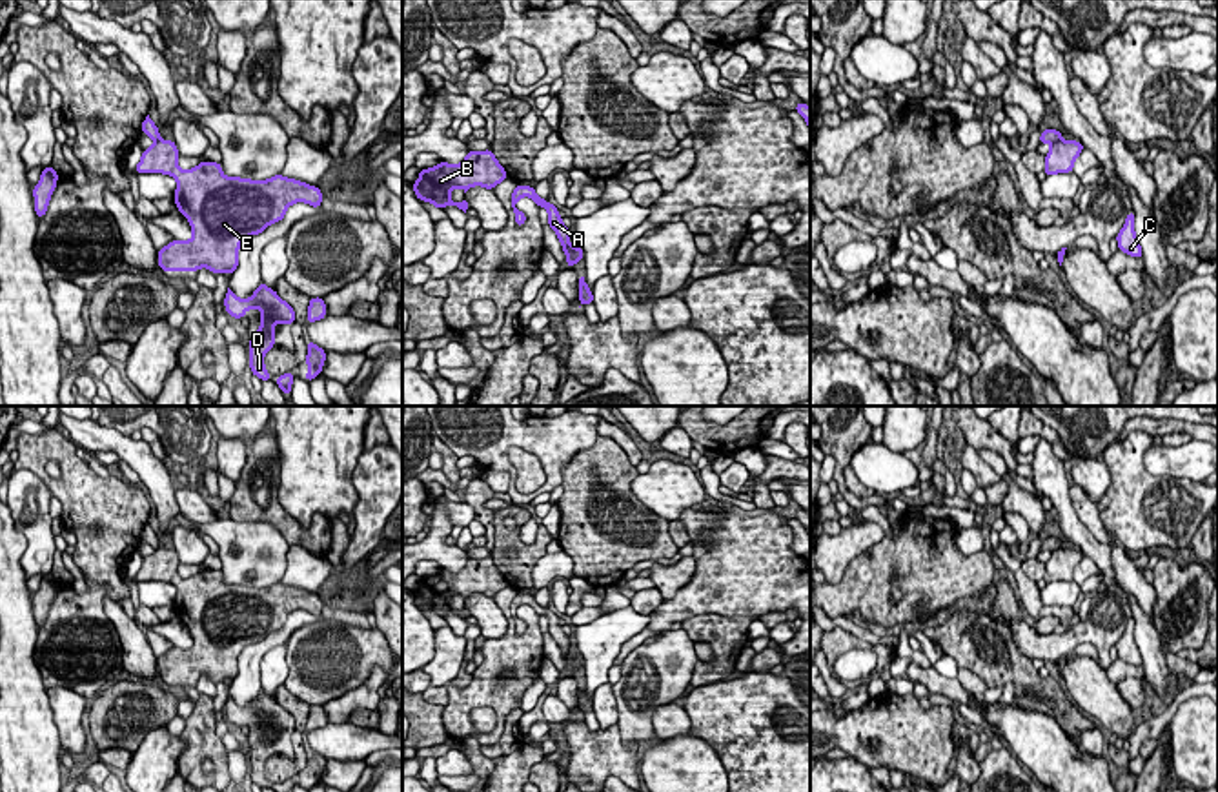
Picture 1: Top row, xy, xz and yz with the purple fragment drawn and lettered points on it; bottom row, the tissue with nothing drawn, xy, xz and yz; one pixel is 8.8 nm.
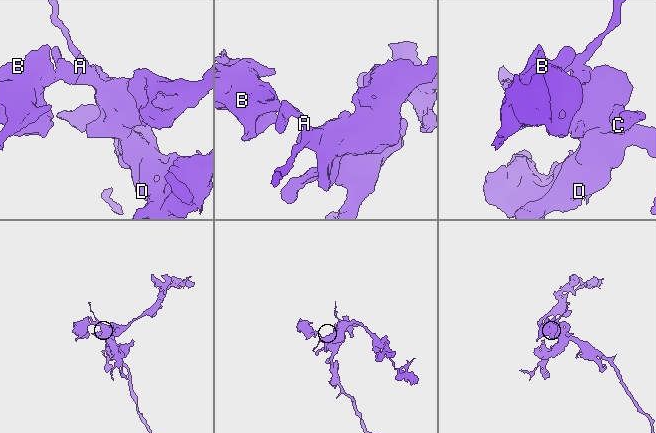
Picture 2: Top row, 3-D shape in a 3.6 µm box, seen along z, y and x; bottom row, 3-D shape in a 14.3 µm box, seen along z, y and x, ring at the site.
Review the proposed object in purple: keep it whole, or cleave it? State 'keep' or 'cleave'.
cleave

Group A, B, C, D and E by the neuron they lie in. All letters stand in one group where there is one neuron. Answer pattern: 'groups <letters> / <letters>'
groups A B / C D E

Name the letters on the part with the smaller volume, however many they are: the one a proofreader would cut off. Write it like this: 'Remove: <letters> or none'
Remove: A, B

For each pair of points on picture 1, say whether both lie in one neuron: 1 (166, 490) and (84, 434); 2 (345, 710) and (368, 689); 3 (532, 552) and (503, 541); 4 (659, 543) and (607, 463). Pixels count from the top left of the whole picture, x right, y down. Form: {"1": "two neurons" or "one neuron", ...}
{"1": "one neuron", "2": "one neuron", "3": "one neuron", "4": "one neuron"}

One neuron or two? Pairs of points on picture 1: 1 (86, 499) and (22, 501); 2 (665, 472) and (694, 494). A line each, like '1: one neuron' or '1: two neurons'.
1: two neurons
2: one neuron

